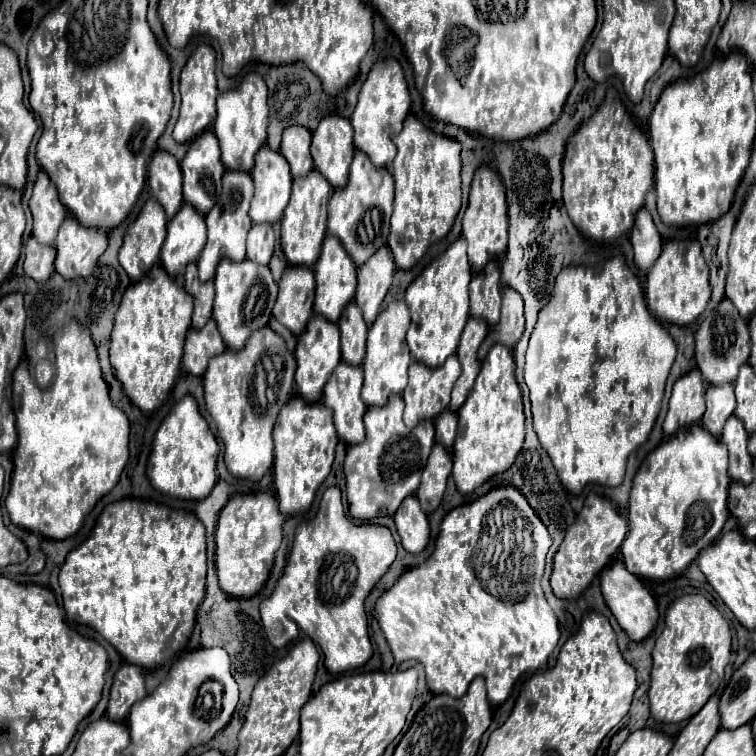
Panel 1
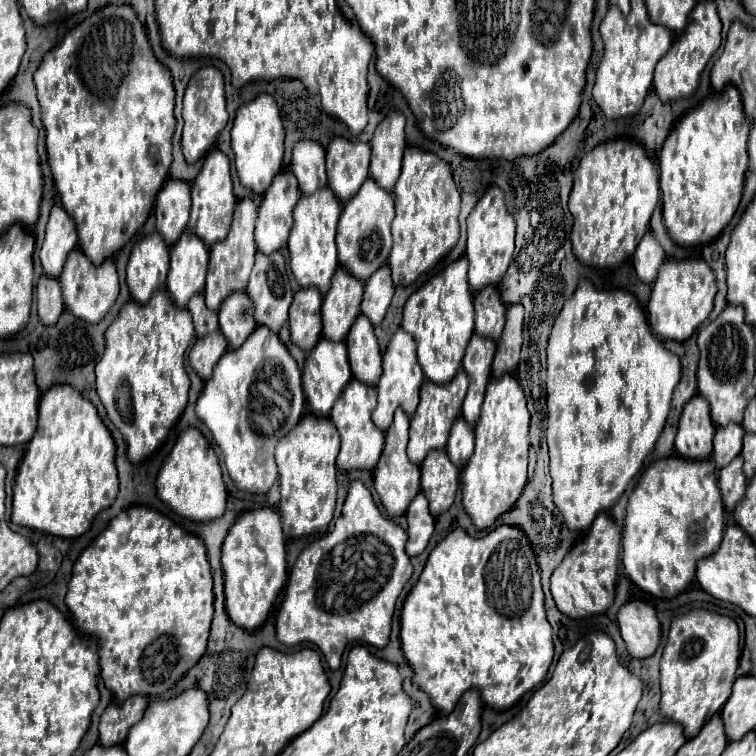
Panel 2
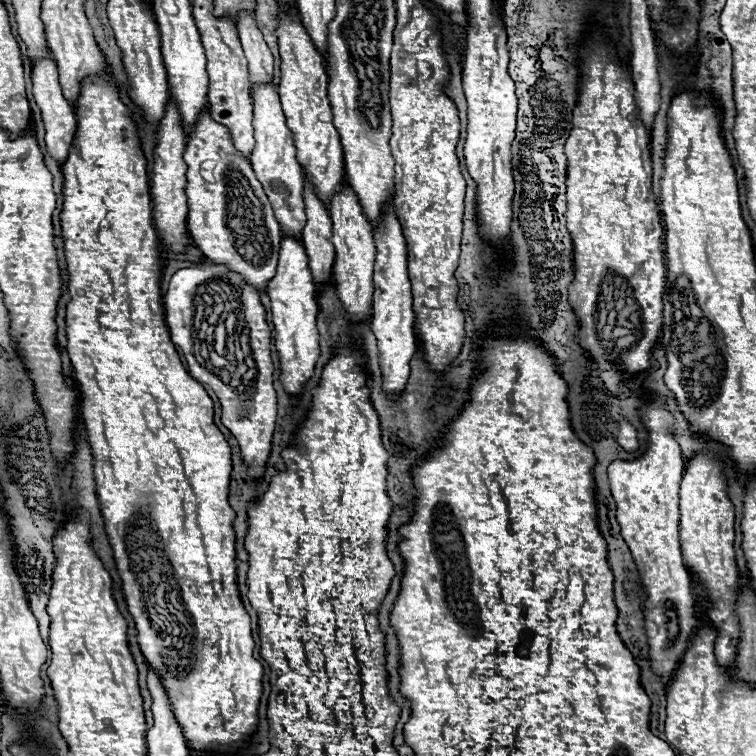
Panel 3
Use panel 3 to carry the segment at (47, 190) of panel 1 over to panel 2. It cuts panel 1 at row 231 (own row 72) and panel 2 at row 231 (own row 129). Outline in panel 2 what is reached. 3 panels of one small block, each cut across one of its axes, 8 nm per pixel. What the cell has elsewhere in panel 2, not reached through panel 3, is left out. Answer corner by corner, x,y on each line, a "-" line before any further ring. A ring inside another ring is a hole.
54,206
46,224
46,238
40,250
40,262
46,274
58,278
70,250
78,244
76,228
64,208

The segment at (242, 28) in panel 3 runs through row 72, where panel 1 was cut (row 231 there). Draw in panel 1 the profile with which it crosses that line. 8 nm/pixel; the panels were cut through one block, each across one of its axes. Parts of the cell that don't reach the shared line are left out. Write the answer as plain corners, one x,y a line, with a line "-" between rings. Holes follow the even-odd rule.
254,224
248,232
248,246
246,246
246,258
268,266
274,252
274,232
270,224

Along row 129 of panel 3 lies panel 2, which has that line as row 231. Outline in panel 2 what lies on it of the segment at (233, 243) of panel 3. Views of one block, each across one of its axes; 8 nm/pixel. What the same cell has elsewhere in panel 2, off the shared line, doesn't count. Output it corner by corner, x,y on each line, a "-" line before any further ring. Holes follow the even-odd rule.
212,148
206,154
204,166
196,180
192,182
192,212
190,212
190,222
188,228
204,240
204,244
212,246
214,242
222,240
230,228
230,212
234,210
236,196
232,190
232,178
230,178
230,162
226,154
222,154
218,148

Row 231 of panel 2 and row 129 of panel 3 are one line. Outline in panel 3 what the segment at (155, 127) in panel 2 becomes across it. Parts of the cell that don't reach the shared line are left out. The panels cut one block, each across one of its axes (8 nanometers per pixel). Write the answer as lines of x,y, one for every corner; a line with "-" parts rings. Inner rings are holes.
104,72
100,76
84,78
82,92
76,102
76,120
78,120
78,130
74,134
74,142
70,146
68,158
62,164
64,208
60,212
60,226
62,226
62,238
64,238
64,254
66,254
66,268
68,268
68,294
70,294
70,302
66,306
66,334
68,334
66,348
72,360
74,376
82,392
82,404
80,404
82,418
86,424
88,442
92,446
92,456
96,460
94,462
96,492
100,498
106,532
110,538
110,546
114,550
120,578
122,578
128,610
138,628
140,650
144,658
148,660
148,664
160,670
164,688
172,704
172,712
178,724
182,726
188,748
196,752
240,748
246,740
250,740
250,736
256,732
256,726
258,726
258,702
262,696
264,668
252,656
254,640
252,640
252,630
250,630
250,616
244,610
238,584
236,584
236,548
234,548
234,528
232,528
236,514
228,504
228,488
230,488
230,472
232,472
230,444
226,442
224,434
214,424
212,398
208,396
204,386
184,370
184,364
180,362
180,356
170,340
164,306
162,306
162,294
160,294
160,276
162,276
164,260
162,260
160,240
158,240
158,232
154,228
154,218
152,218
152,198
150,198
150,186
148,186
146,158
140,148
140,138
136,136
136,124
132,120
132,114
128,112
126,104
120,100
118,86
112,74

